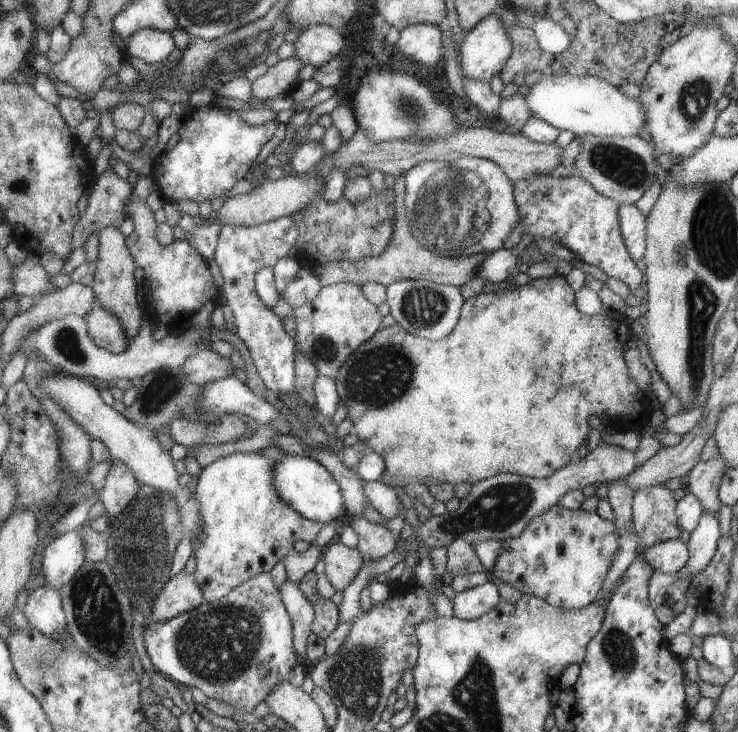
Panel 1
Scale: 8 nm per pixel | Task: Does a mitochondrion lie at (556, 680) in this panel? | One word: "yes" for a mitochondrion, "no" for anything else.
no

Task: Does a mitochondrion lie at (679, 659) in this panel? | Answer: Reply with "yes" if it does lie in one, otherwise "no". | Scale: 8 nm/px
no

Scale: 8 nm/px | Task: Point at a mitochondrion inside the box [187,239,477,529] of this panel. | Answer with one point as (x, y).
(378, 376)

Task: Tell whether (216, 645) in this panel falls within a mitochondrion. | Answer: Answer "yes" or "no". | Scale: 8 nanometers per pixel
yes

